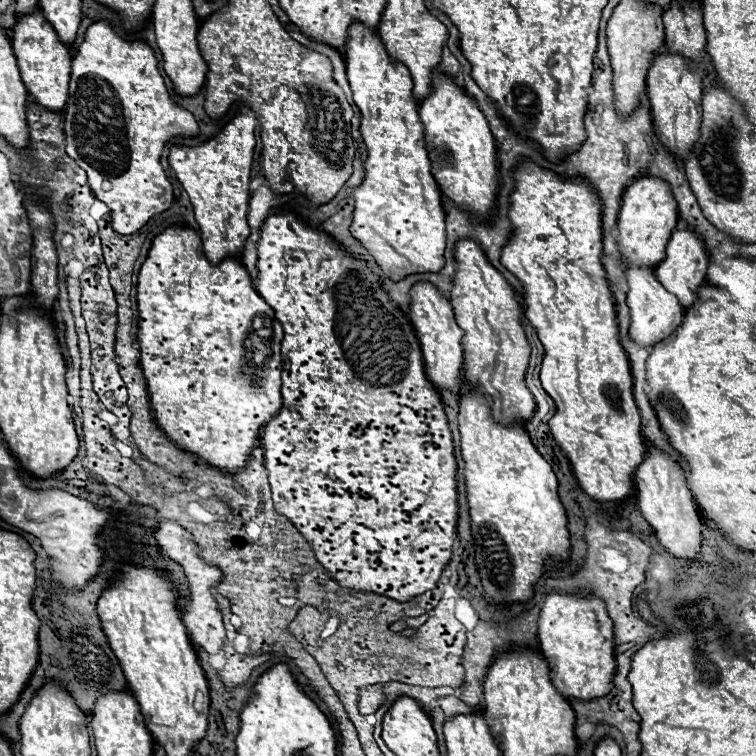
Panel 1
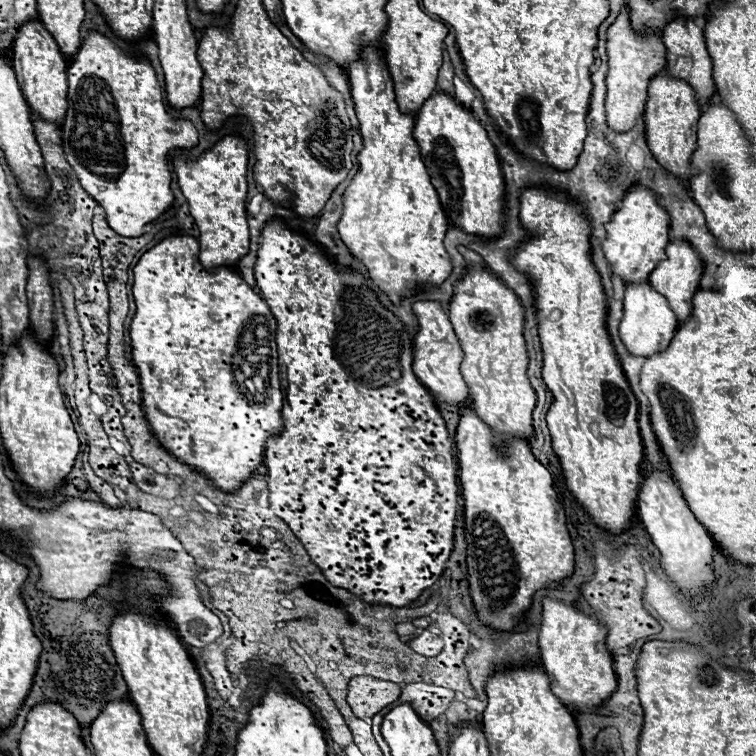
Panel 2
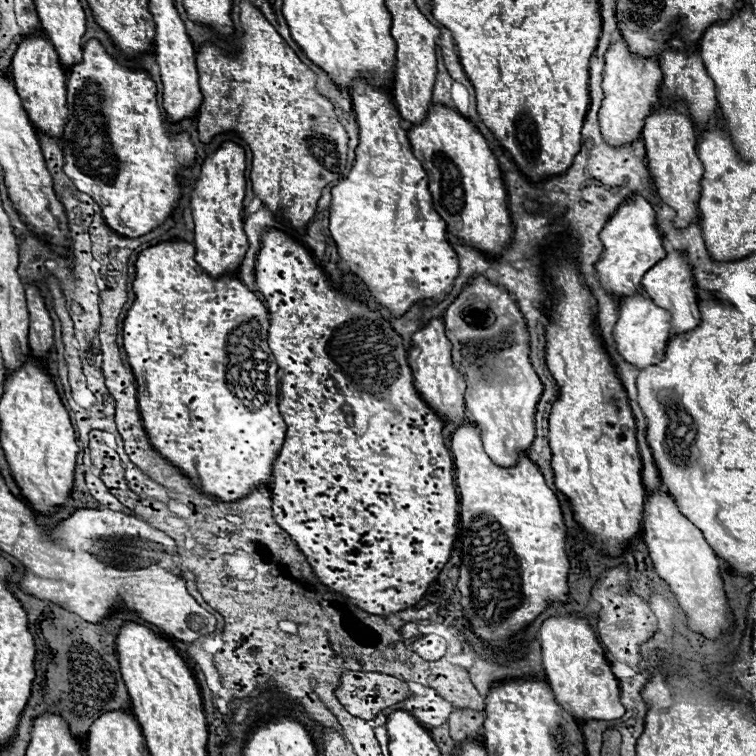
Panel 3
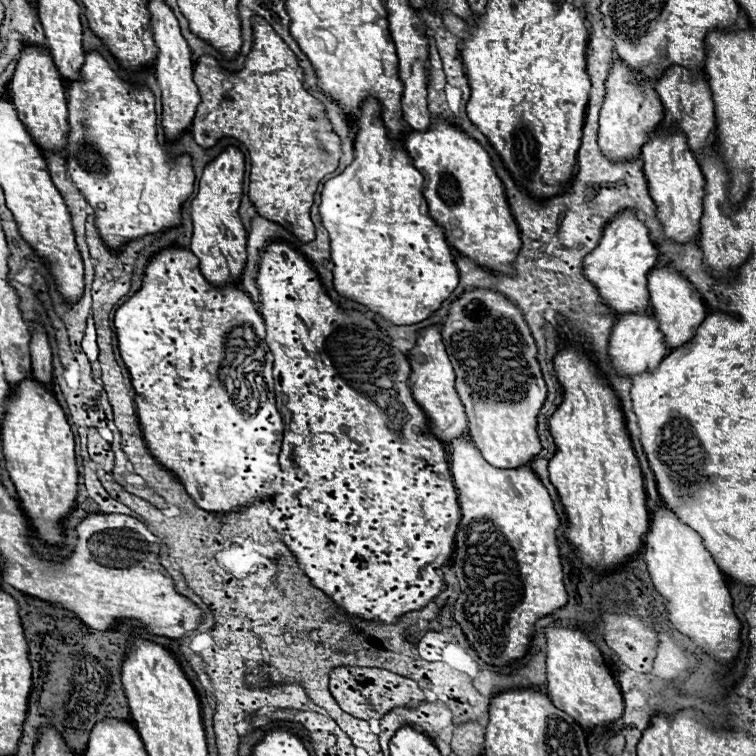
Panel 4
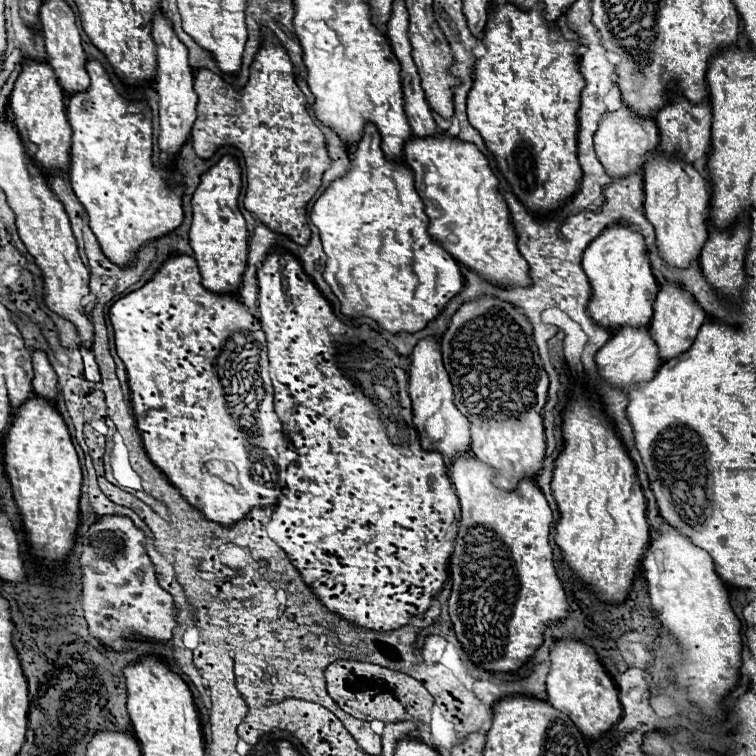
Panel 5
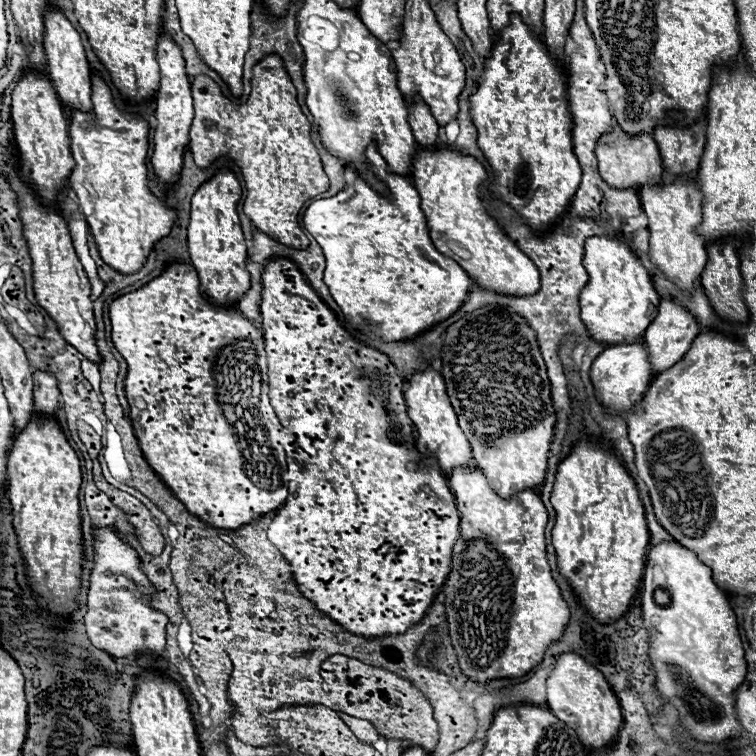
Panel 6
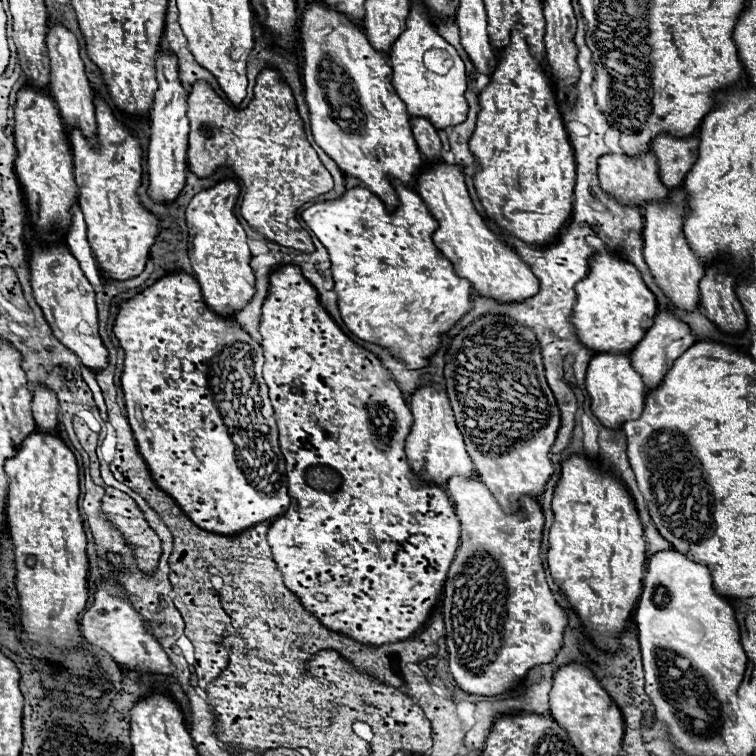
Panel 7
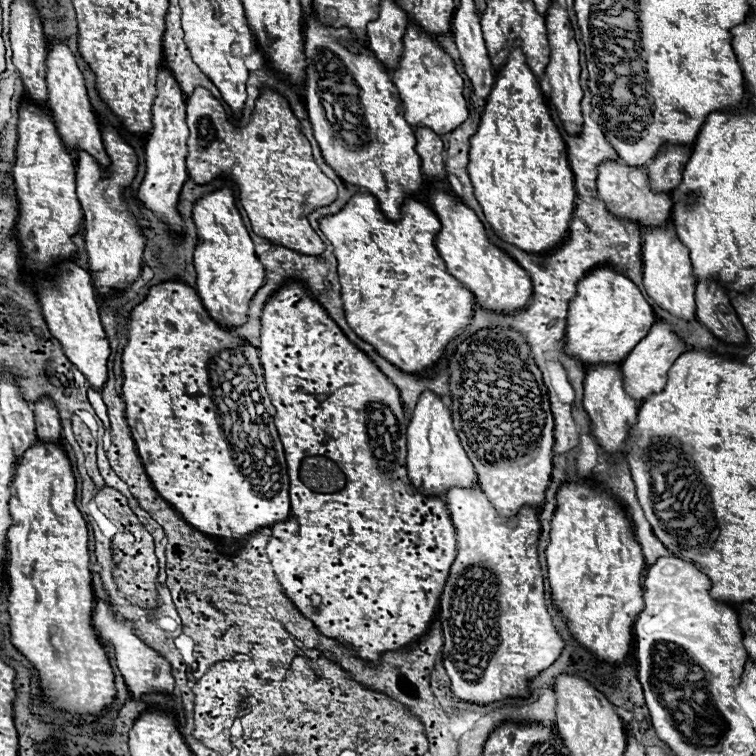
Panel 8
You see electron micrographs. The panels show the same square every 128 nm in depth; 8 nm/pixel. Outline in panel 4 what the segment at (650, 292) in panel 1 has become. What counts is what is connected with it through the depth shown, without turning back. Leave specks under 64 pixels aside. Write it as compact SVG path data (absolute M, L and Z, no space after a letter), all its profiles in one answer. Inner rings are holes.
M622 314L610 334L610 344L608 344L608 358L610 364L614 366L614 370L622 376L638 376L644 372L654 370L654 366L658 366L658 362L662 362L662 358L668 354L666 346L664 346L664 338L662 332L658 330L658 322L654 318L654 314Z

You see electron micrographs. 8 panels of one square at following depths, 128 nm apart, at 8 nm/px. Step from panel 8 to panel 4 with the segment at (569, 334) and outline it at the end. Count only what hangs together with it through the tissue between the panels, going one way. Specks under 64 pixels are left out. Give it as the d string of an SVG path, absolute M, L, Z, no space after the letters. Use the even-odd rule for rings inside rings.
M630 210L620 212L602 232L598 246L584 258L584 274L598 288L602 300L612 312L642 314L650 308L648 274L658 258L654 242L648 238L648 228Z

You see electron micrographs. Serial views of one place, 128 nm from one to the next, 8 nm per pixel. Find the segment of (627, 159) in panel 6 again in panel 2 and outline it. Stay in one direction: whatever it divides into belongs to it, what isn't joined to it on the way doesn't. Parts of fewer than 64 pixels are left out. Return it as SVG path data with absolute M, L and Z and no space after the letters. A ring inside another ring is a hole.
M622 8L616 22L608 28L608 74L606 74L606 124L614 132L628 132L642 118L648 98L648 82L666 66L666 48L660 34L638 34L630 28L628 10Z

